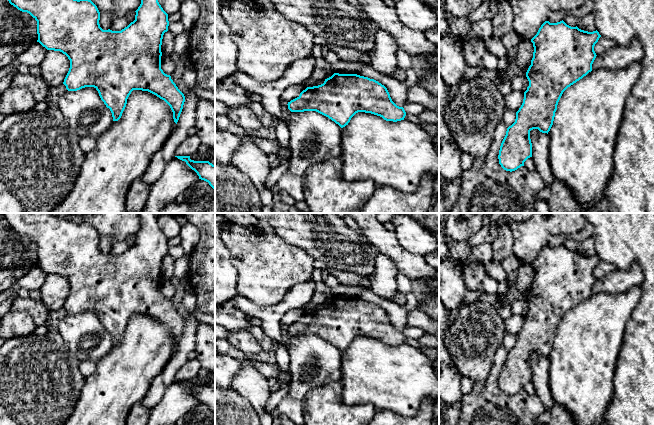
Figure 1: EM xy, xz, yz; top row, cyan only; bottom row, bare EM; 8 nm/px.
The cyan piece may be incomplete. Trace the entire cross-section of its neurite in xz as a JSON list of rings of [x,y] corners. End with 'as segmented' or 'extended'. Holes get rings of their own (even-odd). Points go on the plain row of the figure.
[[[334,297],[318,310],[307,311],[300,319],[288,326],[291,336],[316,335],[338,348],[341,352],[348,349],[351,342],[358,336],[371,337],[386,345],[404,344],[406,336],[391,323],[387,312],[374,303],[357,298]]]; as segmented

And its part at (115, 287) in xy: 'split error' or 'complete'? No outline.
complete

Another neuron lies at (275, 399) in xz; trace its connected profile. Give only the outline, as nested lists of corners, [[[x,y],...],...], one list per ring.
[[[290,380],[287,381],[287,383],[285,384],[284,388],[281,391],[275,392],[271,395],[265,407],[267,413],[270,414],[274,409],[278,407],[280,402],[288,395],[289,388],[290,388]]]

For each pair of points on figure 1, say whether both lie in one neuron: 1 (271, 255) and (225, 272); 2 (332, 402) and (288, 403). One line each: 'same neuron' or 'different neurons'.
1: different neurons
2: different neurons

